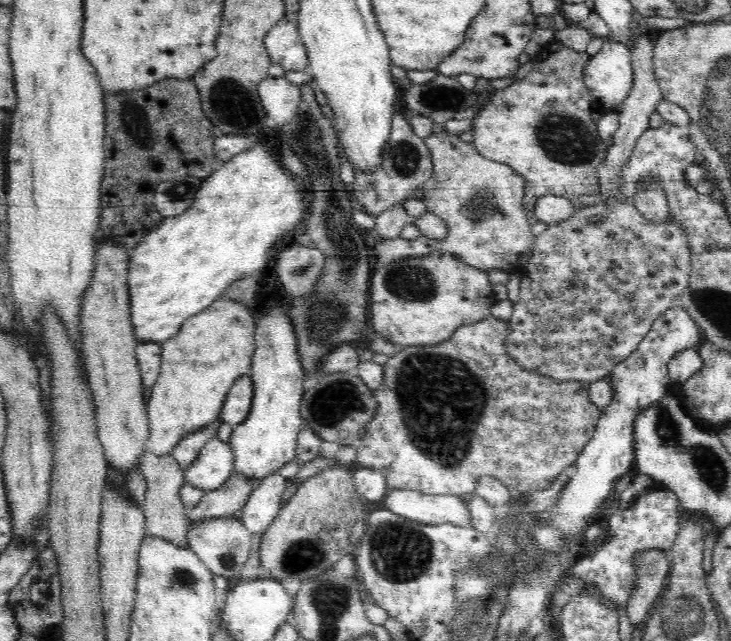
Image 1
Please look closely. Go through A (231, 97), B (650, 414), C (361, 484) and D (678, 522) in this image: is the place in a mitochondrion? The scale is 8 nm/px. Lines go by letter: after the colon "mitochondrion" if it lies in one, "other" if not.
A: mitochondrion
B: other
C: other
D: other

